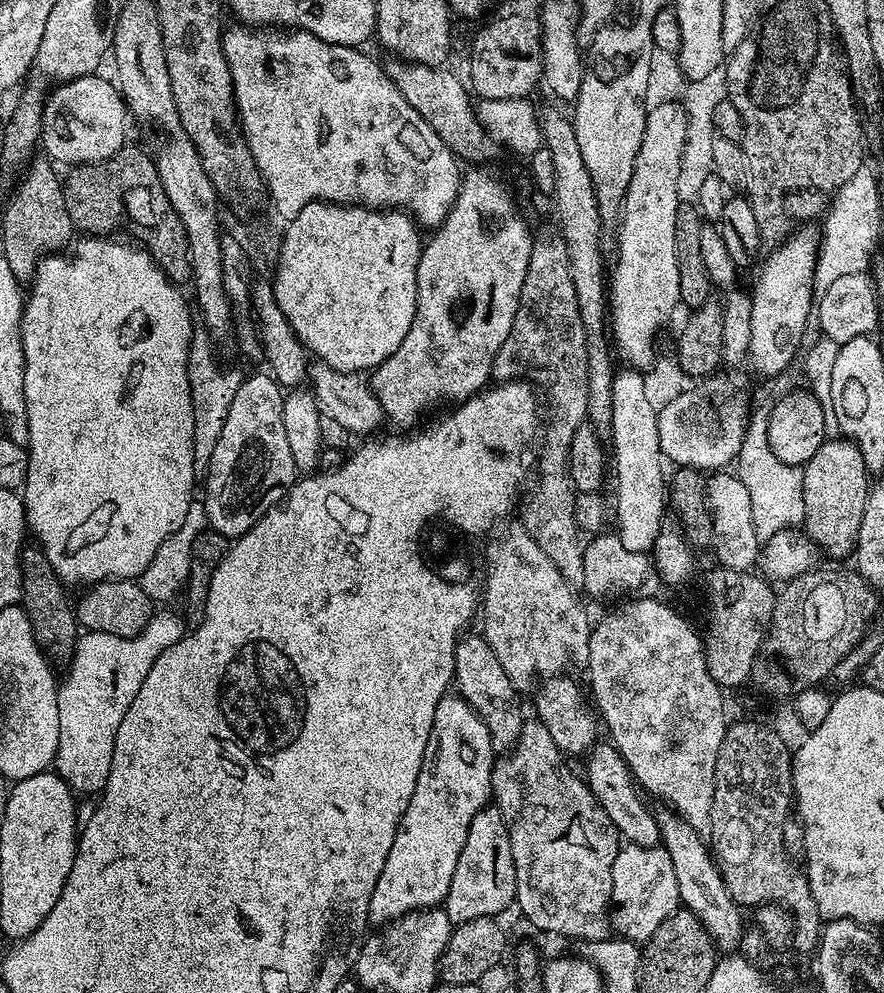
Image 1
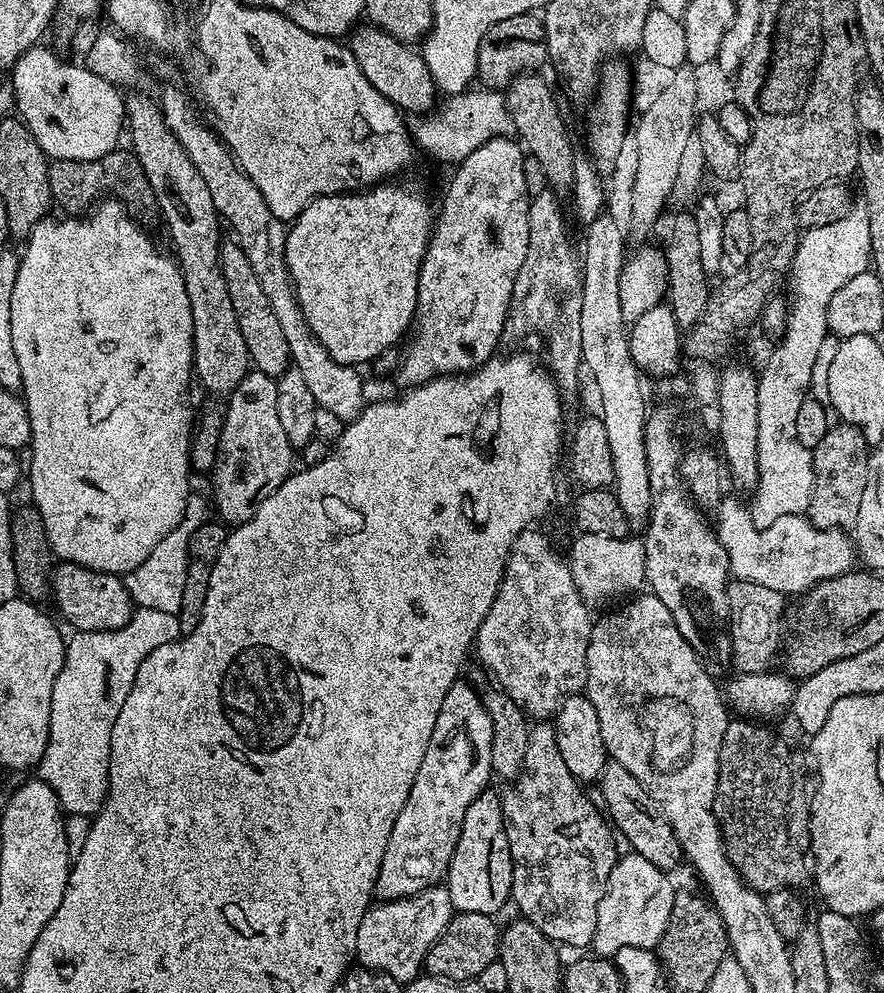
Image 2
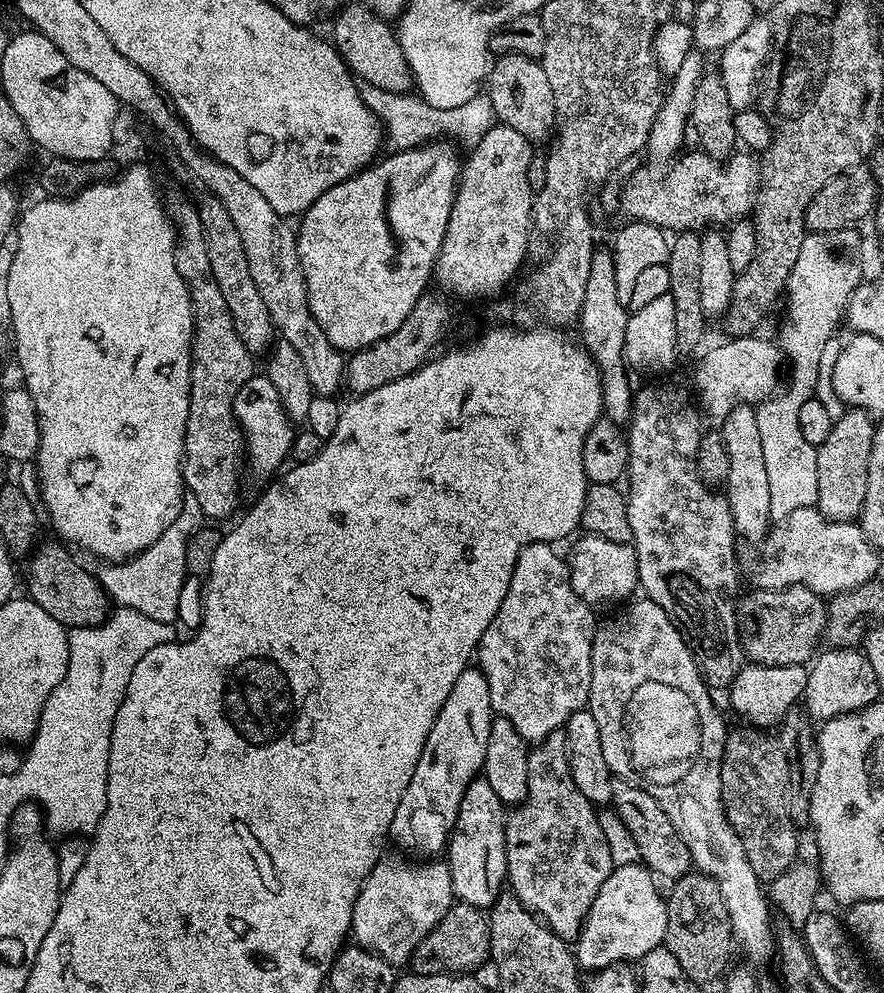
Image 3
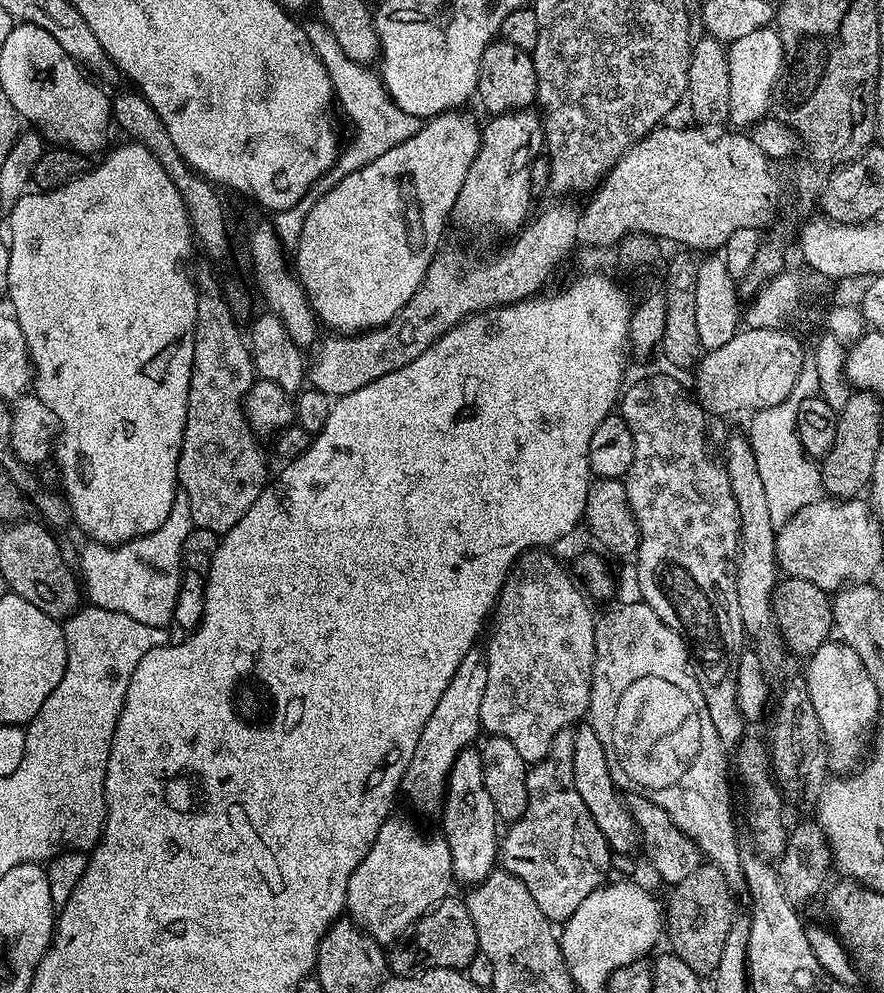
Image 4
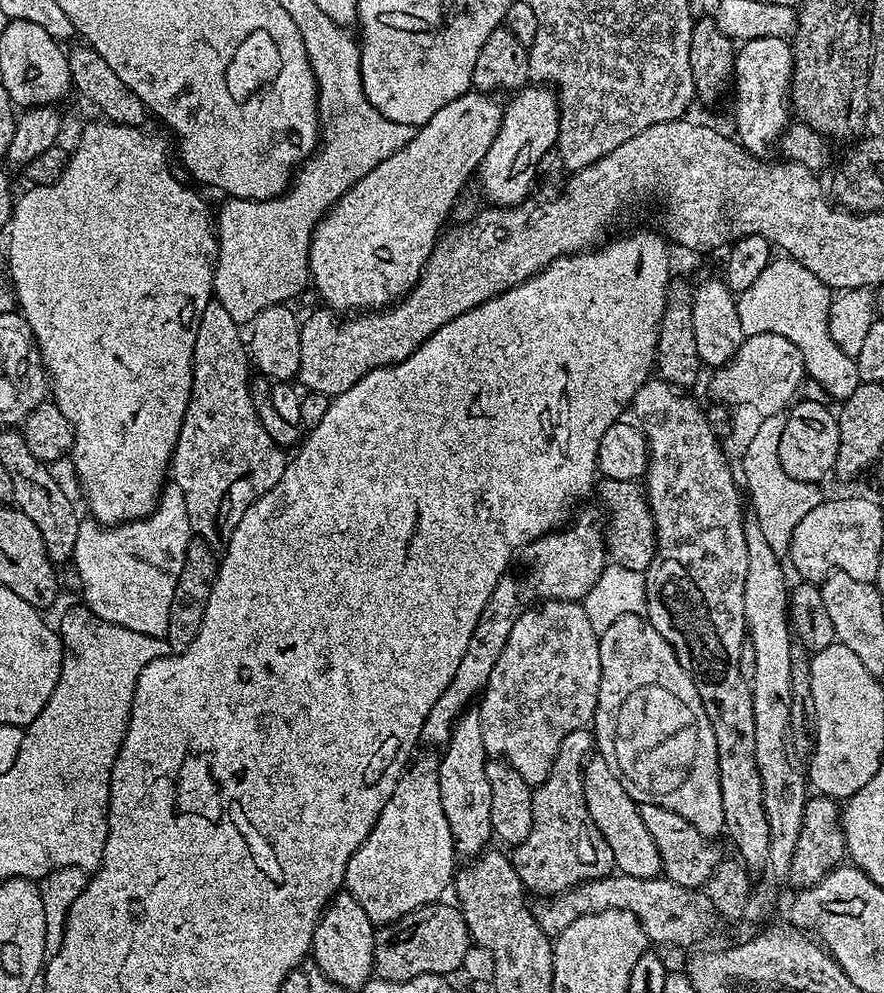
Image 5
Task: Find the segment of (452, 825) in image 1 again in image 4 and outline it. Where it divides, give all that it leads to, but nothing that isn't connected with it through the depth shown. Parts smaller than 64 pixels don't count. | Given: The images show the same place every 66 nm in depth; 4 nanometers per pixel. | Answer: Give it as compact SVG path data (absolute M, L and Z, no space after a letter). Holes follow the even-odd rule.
M472 647L466 658L458 662L458 670L442 694L442 702L434 706L434 714L430 714L426 726L422 726L422 738L418 738L418 746L414 746L414 758L406 770L402 785L403 795L408 795L420 812L432 812L435 808L437 811L441 807L454 762L477 743L476 735L481 735L480 707L482 694L486 694L487 665L485 653L481 649L479 652L479 647Z

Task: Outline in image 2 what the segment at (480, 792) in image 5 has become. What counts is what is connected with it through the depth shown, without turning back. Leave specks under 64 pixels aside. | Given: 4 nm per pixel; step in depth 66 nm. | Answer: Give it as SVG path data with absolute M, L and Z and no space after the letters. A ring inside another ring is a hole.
M485 790L470 802L466 818L462 818L462 834L454 846L454 858L448 863L446 887L456 912L492 916L512 895L512 859L506 838L504 801L499 791Z

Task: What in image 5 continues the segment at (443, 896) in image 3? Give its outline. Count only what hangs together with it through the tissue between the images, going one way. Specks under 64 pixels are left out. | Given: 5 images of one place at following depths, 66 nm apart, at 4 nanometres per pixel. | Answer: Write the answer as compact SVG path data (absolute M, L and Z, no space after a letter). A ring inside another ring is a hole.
M434 755L420 756L409 763L401 776L398 786L394 786L394 794L390 794L390 802L382 806L382 814L378 814L378 822L362 846L354 850L350 862L346 862L344 888L366 910L373 925L393 924L398 918L418 910L423 904L435 904L441 899L444 891L449 891L458 867L458 857L454 838L450 834L450 822L446 822L446 814L442 814L442 794L440 793L440 761Z

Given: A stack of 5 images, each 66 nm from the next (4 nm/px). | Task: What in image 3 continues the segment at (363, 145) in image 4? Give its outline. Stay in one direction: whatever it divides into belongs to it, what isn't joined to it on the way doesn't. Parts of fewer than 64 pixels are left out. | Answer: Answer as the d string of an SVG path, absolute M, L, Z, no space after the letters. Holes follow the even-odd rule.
M371 86L363 89L364 105L380 120L386 137L386 144L392 150L417 148L419 144L439 141L447 138L455 142L461 149L470 150L493 127L492 103L487 95L481 94L470 98L470 102L462 102L462 106L450 109L435 108L424 103L416 94L403 92L387 92Z

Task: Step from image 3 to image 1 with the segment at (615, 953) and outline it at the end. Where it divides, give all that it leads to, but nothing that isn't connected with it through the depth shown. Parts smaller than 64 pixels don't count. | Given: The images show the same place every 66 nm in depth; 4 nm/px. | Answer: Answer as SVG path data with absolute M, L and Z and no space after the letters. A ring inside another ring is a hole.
M625 843L614 858L612 867L612 903L607 911L611 931L625 940L647 942L654 934L654 930L658 930L658 926L662 926L662 922L673 916L679 907L681 903L678 878L674 878L674 862L670 862L670 854L667 850L662 846L643 848L637 844Z

